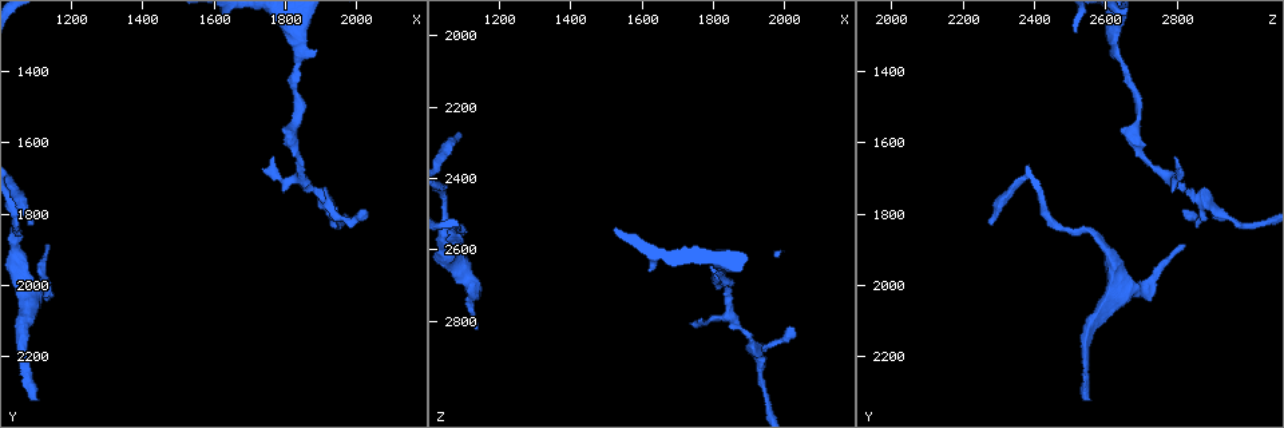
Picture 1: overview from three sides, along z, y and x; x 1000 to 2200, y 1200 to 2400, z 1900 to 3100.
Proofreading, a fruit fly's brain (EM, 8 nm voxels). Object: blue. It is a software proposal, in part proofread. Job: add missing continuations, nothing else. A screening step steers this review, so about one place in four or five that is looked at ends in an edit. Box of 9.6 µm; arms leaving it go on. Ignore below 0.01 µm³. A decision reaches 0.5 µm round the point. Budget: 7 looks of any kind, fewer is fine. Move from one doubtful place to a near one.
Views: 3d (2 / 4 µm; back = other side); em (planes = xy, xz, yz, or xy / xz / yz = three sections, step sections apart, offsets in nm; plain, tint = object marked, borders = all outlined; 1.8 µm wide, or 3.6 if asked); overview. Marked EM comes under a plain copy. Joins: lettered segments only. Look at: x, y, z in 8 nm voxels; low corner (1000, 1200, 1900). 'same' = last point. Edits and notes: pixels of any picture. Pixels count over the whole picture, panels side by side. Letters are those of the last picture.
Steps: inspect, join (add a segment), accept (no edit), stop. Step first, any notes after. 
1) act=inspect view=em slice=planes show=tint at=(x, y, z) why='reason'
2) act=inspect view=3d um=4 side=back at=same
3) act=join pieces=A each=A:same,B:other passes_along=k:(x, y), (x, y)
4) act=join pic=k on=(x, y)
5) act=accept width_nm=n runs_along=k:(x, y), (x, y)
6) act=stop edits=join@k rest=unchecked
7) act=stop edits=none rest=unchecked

act=inspect view=3d um=2 at=(1760, 1640, 2790) why='an open end'

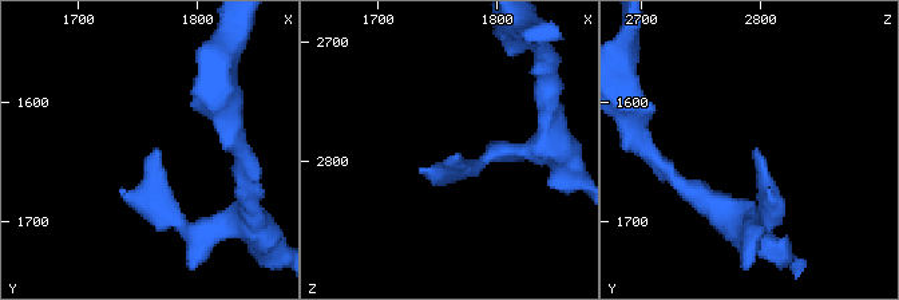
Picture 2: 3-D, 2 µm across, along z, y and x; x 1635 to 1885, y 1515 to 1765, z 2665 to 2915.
act=inspect view=em slice=planes show=borders at=(1766, 1642, 2790)

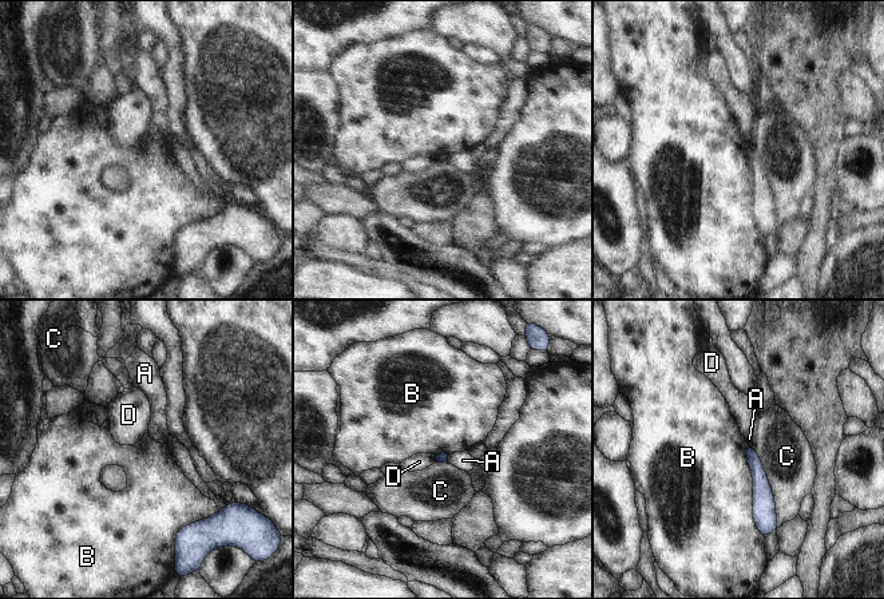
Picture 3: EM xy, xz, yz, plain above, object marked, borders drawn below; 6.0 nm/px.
act=accept each=A:other,B:other,C:other,D:other runs_along=3:(749, 449), (761, 486), (762, 527) found='no lettered segment goes on from it'

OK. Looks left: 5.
act=inspect view=em slice=planes show=borders at=(1840, 1320, 2620) why='thick turns thin'

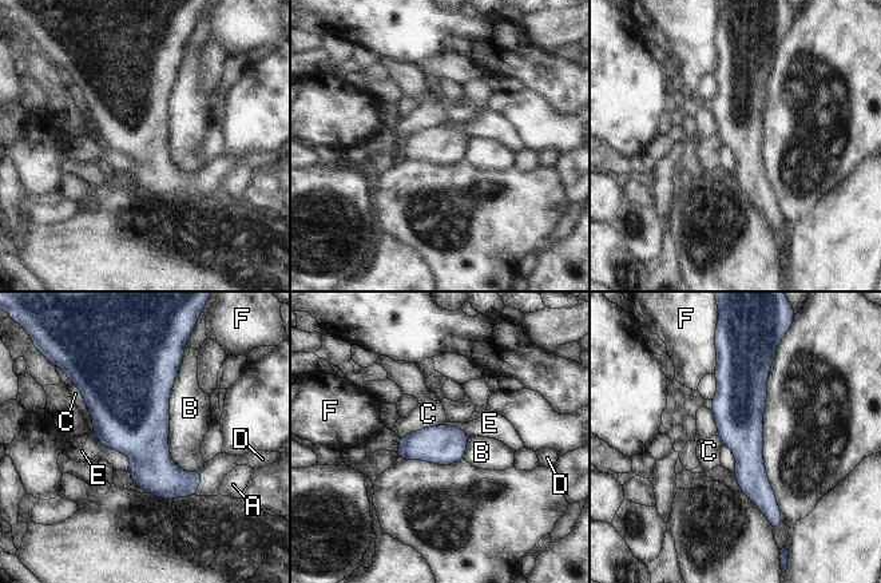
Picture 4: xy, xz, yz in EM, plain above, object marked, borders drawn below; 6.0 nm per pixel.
act=join pieces=D longest_contact=B:650nm each=A:other,B:other,C:other,D:same,E:other,F:other found='the cell continues'

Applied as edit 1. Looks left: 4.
act=inspect view=3d um=4 at=(1090, 1820, 2280) why='end of a long branch'

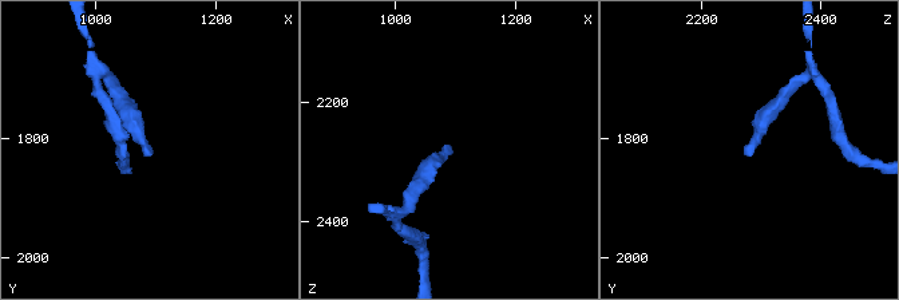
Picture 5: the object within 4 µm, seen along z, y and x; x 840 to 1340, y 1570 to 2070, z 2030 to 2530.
act=inspect view=em slice=planes show=borders at=(1085, 1825, 2280) why='now the EM'

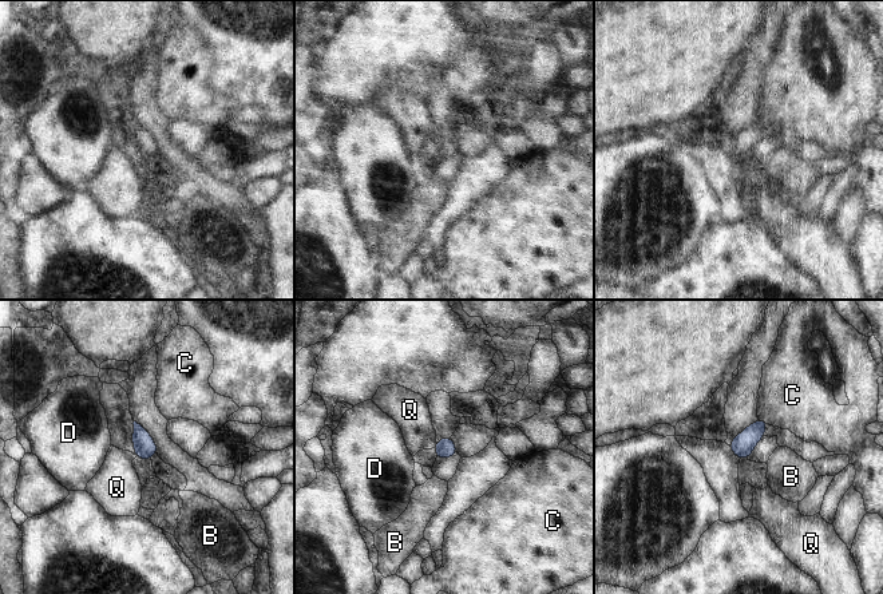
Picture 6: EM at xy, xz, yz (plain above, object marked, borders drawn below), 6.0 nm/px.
act=accept each=B:other,C:other,D:other,Q:other border=6:(436, 443), (434, 447) found='no lettered segment goes on from it'

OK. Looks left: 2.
act=stop edits=join@4 rest=unchecked

